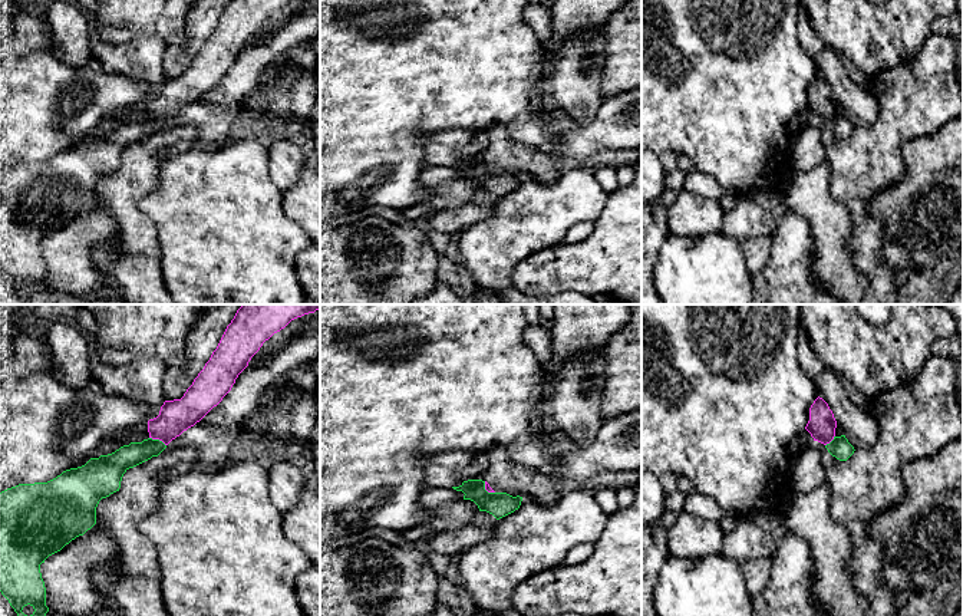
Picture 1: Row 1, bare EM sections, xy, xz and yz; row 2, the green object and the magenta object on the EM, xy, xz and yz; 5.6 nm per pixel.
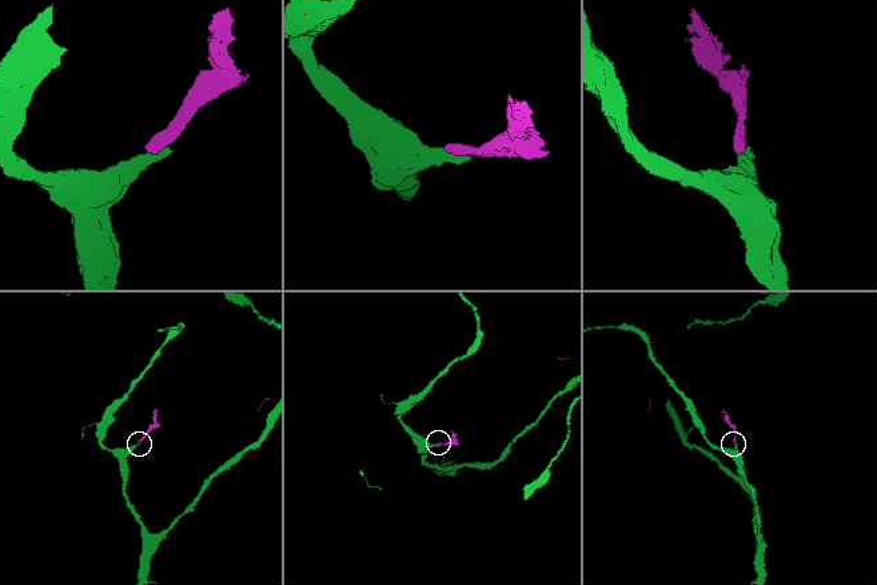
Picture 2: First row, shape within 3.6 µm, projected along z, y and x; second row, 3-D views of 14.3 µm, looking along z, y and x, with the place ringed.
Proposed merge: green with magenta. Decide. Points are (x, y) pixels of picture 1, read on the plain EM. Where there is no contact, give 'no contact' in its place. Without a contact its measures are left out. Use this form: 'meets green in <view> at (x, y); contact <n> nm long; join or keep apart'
meets green in xy at (158, 118); contact 110 nm long; keep apart

